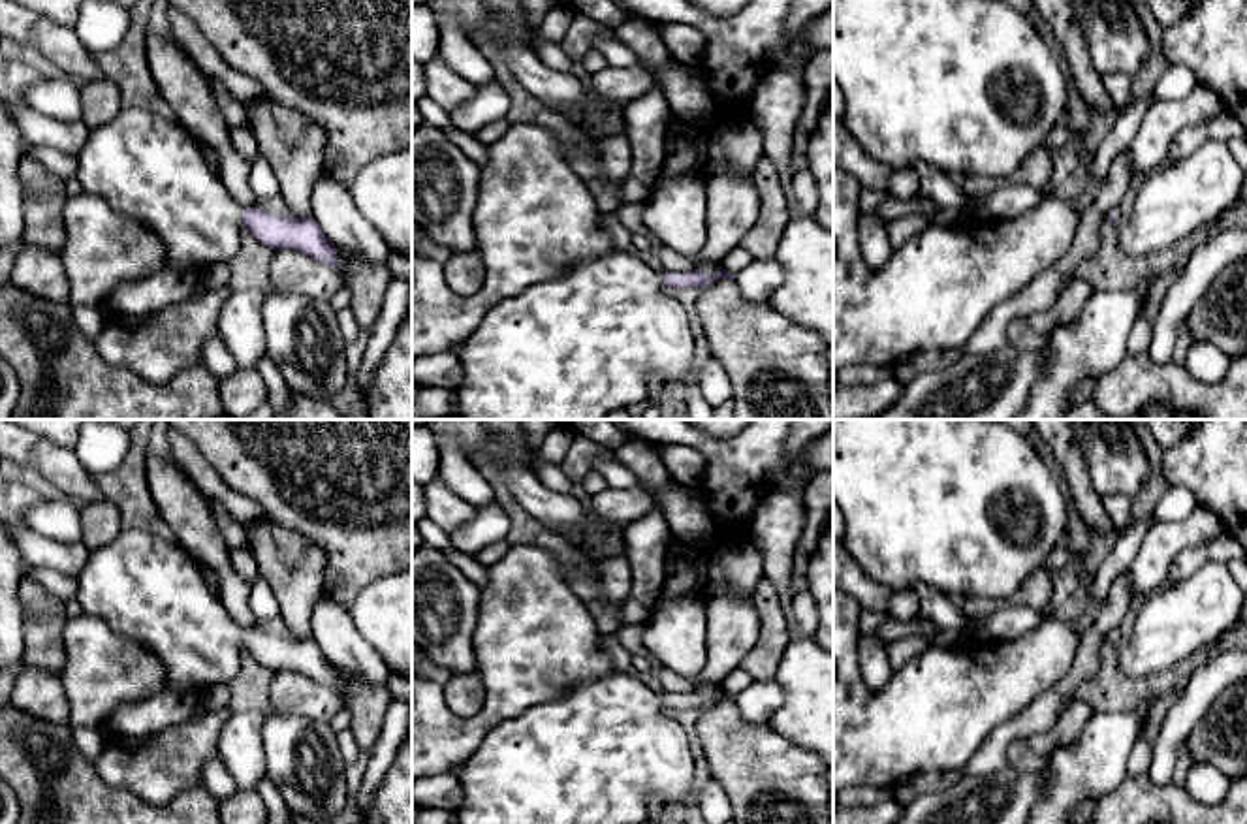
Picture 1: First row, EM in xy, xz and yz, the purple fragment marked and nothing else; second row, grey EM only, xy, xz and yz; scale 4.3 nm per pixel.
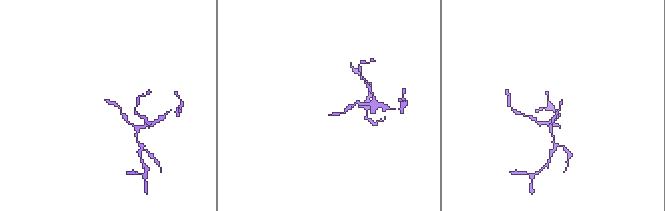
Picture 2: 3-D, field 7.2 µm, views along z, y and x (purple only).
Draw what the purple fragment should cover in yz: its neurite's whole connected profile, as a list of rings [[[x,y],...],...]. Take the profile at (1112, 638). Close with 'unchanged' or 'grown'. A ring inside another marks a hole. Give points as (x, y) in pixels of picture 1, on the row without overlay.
[[[1208,561],[1187,579],[1166,581],[1138,600],[1129,623],[1108,636],[1121,675],[1129,679],[1157,675],[1191,658],[1202,645],[1219,640],[1241,621],[1243,598],[1245,593],[1234,581],[1226,563]]]; grown

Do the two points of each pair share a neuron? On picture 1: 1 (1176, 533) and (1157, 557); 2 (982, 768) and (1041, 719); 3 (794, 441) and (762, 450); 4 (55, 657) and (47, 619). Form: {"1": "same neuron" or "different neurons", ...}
{"1": "same neuron", "2": "same neuron", "3": "different neurons", "4": "same neuron"}

